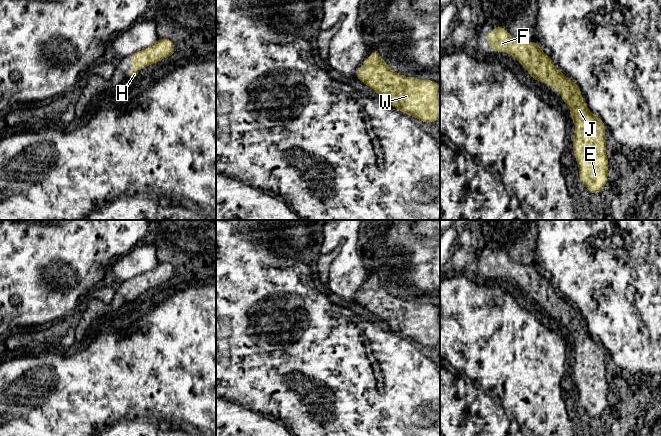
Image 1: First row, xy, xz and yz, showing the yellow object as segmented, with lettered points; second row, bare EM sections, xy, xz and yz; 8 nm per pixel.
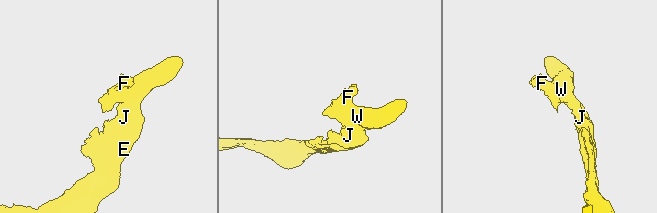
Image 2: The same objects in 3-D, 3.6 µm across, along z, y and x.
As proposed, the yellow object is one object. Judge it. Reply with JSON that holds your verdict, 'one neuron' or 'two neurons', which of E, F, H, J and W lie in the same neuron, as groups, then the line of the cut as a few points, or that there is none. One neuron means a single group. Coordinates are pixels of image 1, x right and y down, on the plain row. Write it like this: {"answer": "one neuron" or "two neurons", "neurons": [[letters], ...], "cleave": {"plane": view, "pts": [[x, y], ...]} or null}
{"answer": "one neuron", "neurons": [["E", "F", "H", "J", "W"]], "cleave": null}

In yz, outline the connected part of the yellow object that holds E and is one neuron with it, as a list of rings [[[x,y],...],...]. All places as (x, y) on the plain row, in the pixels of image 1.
[[[502,250],[494,252],[484,261],[490,273],[515,280],[533,303],[550,308],[560,317],[576,349],[572,364],[580,404],[591,417],[601,417],[608,402],[605,348],[588,333],[577,308],[556,293],[538,266],[513,262]]]

